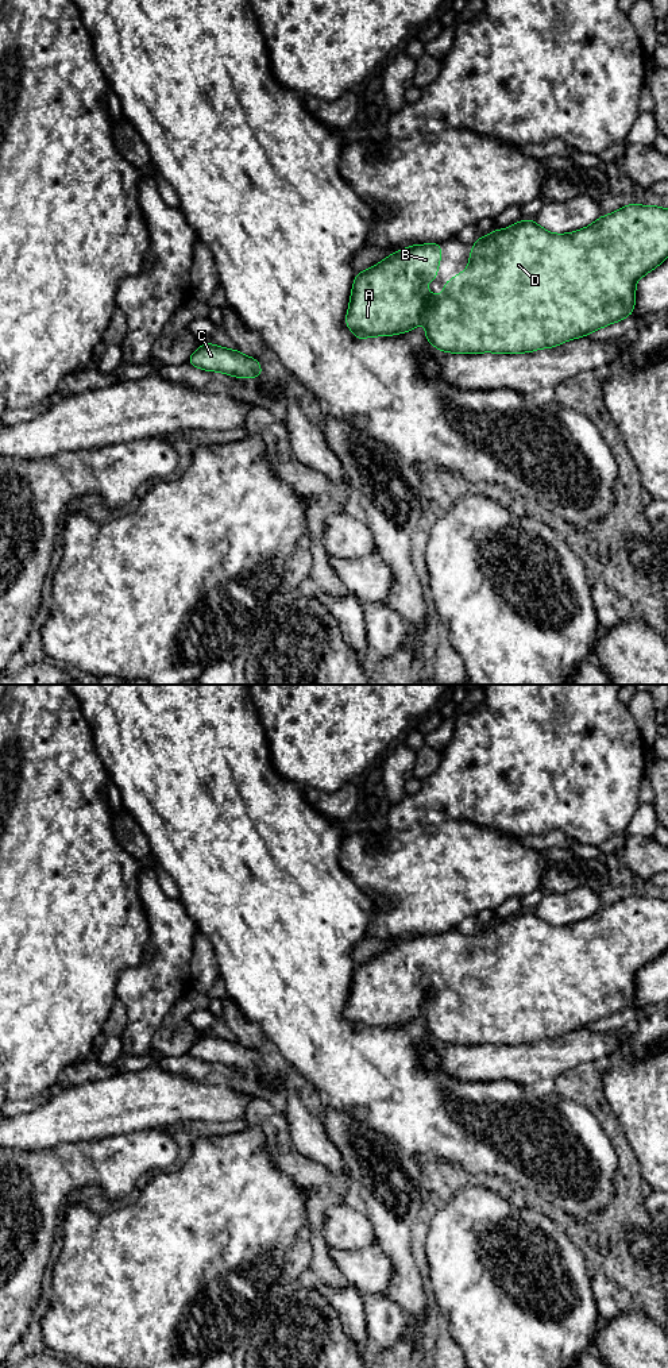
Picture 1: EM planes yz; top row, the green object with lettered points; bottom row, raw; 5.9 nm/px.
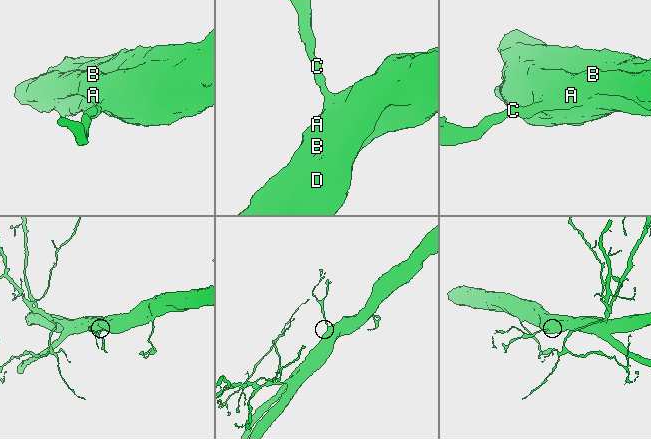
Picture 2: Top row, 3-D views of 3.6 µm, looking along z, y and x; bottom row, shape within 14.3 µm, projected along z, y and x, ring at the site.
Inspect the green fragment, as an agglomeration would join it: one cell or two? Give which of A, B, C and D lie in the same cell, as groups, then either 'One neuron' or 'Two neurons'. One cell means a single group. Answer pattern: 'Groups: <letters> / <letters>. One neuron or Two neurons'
Groups: A B C D. One neuron

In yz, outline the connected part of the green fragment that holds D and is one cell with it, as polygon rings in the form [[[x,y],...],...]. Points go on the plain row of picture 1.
[[[632,894],[569,925],[551,925],[532,910],[520,912],[511,918],[478,929],[472,937],[467,962],[447,972],[439,989],[428,983],[426,974],[437,970],[441,952],[440,935],[409,937],[358,964],[352,975],[345,1016],[356,1030],[364,1030],[405,1025],[424,1011],[428,1033],[444,1044],[532,1044],[584,1029],[590,1024],[630,1007],[634,1002],[637,972],[667,949],[667,899]]]

